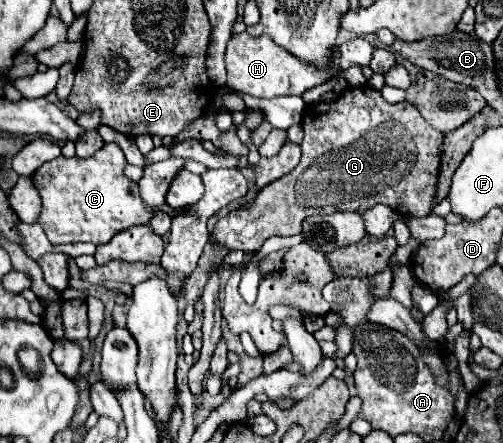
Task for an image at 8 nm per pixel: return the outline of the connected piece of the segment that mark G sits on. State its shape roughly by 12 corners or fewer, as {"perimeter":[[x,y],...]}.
{"perimeter":[[347,87],[305,107],[301,163],[221,217],[257,253],[311,215],[427,217],[443,133]]}

